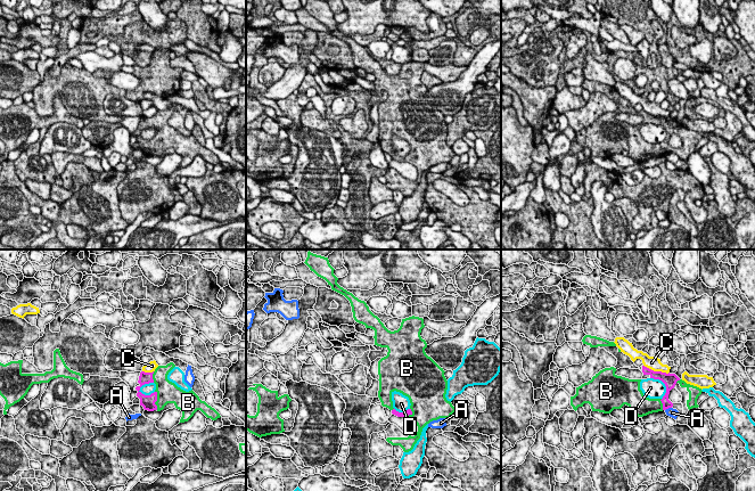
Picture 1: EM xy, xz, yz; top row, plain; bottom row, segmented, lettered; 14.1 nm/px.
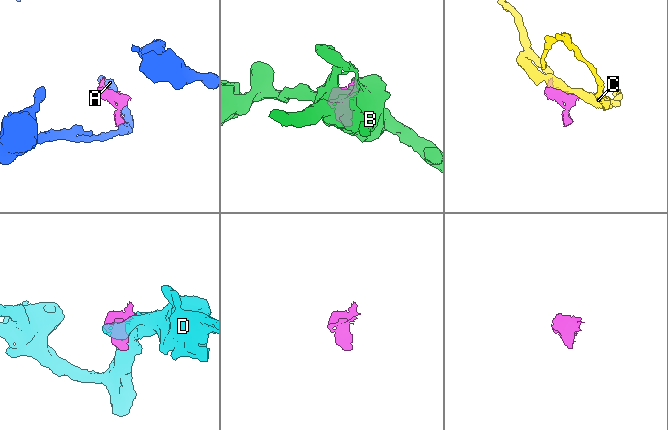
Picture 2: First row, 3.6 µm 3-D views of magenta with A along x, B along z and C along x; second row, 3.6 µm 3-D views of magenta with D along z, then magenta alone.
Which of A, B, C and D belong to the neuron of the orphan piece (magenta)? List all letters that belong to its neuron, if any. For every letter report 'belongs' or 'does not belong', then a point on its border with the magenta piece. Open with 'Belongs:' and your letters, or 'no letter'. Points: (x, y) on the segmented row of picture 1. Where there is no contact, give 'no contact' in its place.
Belongs: B
A: does not belong | yz (667, 408)
B: belongs | xy (156, 400)
C: does not belong | yz (656, 371)
D: does not belong | xy (145, 383)

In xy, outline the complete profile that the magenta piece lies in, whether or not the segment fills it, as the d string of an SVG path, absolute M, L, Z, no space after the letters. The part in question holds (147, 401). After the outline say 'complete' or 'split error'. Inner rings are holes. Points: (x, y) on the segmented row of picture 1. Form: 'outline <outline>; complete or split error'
outline M170 362L166 366L158 366L153 373L140 373L138 380L140 385L136 387L140 406L148 411L161 411L167 403L173 403L177 409L182 411L180 423L188 422L197 410L212 420L220 418L220 414L202 401L192 390L186 392L167 379L169 373L174 367L175 365ZM149 383L155 383L156 390L150 395L145 395L140 392L140 387Z; split error

